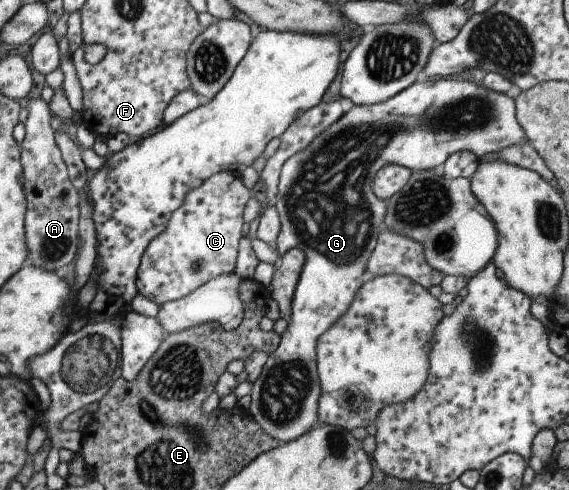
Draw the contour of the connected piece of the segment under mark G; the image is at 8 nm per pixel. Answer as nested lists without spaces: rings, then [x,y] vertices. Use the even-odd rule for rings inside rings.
[[[434,79],[434,81],[415,81],[412,85],[405,87],[402,91],[392,97],[385,99],[383,102],[375,104],[353,105],[348,111],[344,112],[337,120],[334,120],[328,127],[318,132],[315,138],[312,138],[308,145],[305,145],[300,151],[294,152],[288,159],[281,163],[279,178],[277,181],[276,191],[273,197],[272,206],[279,217],[280,227],[276,236],[276,245],[278,247],[300,248],[304,254],[302,267],[300,268],[298,279],[296,280],[294,291],[291,297],[290,317],[287,319],[284,331],[279,335],[278,345],[271,351],[263,363],[258,379],[251,385],[250,405],[246,411],[248,415],[256,422],[270,437],[280,441],[290,441],[298,435],[302,435],[312,426],[318,425],[315,416],[315,407],[319,398],[320,386],[315,372],[315,345],[318,336],[333,326],[337,319],[343,315],[346,308],[349,308],[354,292],[362,283],[362,273],[367,267],[367,259],[372,253],[375,246],[377,235],[385,229],[383,217],[385,214],[385,205],[378,201],[372,191],[372,182],[374,174],[386,164],[400,164],[401,159],[446,159],[451,153],[464,150],[473,153],[478,159],[482,156],[498,153],[501,149],[528,143],[520,124],[515,118],[515,107],[513,99],[505,95],[490,91],[482,86],[476,86],[472,82],[456,81],[454,79]]]

